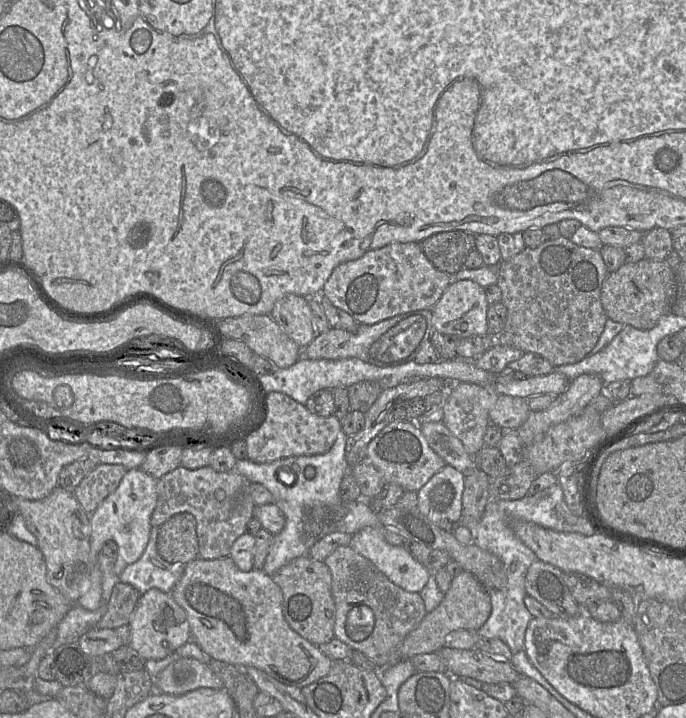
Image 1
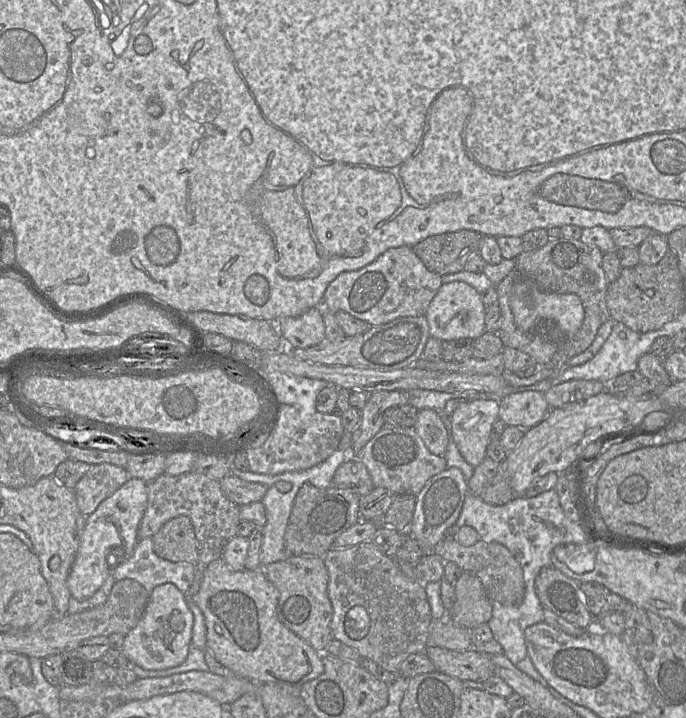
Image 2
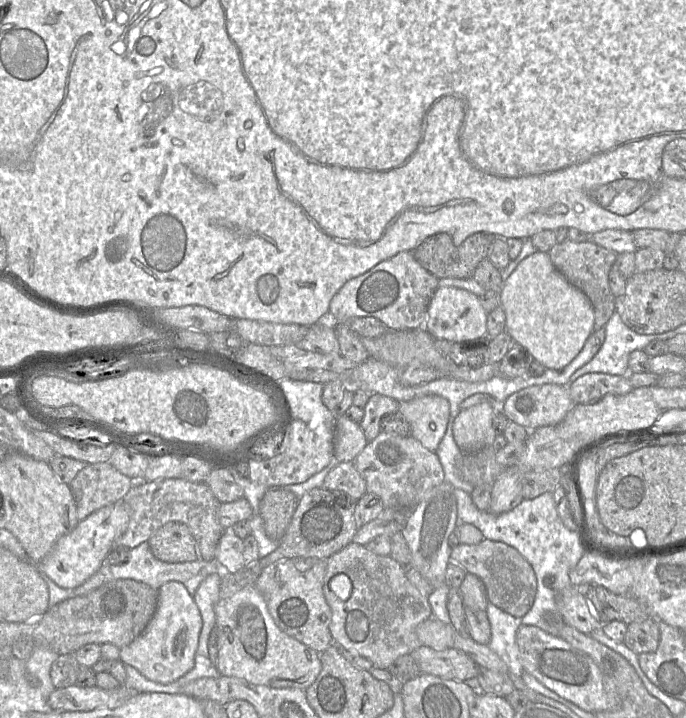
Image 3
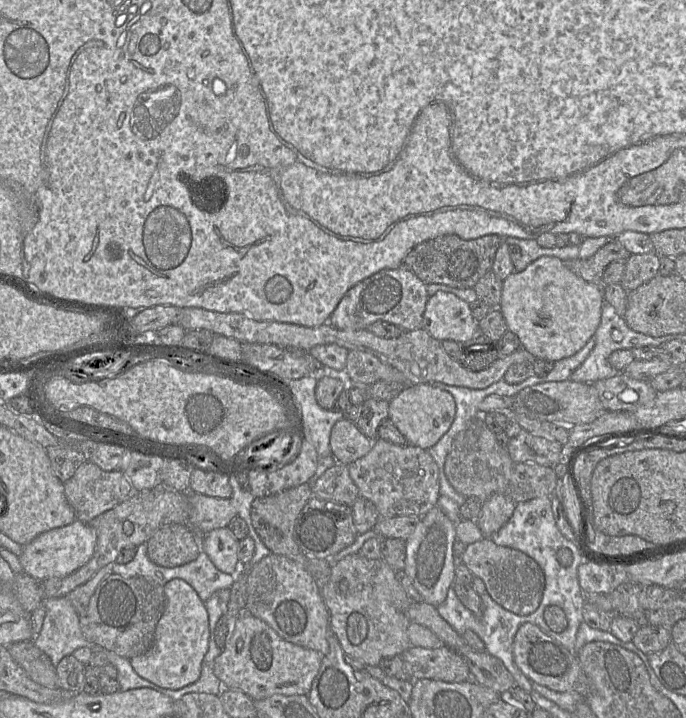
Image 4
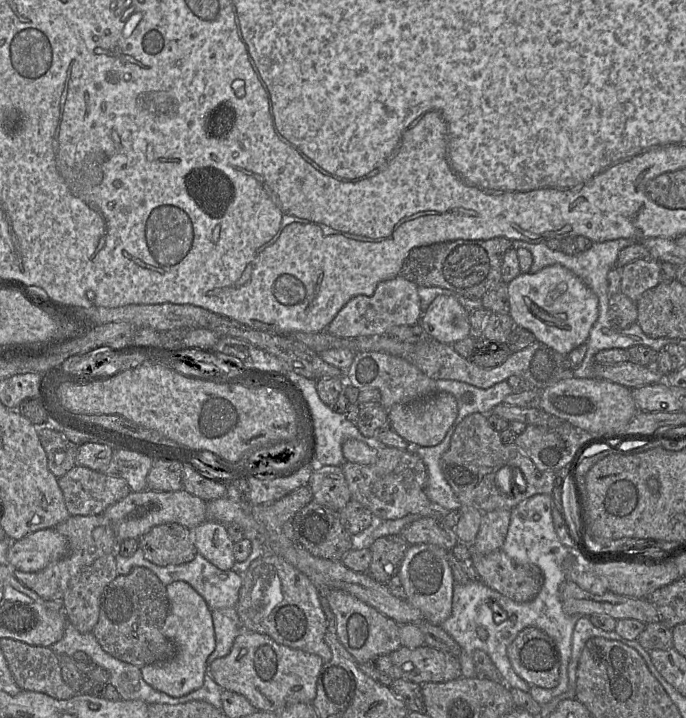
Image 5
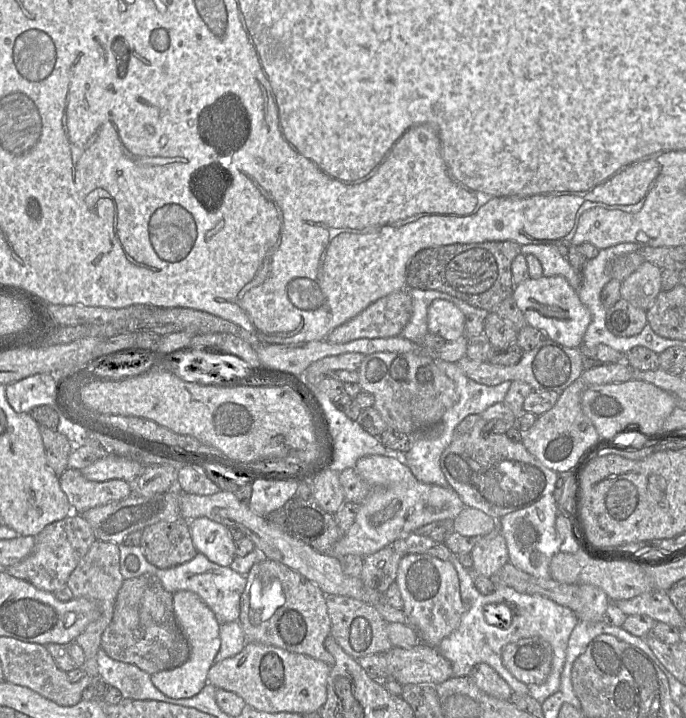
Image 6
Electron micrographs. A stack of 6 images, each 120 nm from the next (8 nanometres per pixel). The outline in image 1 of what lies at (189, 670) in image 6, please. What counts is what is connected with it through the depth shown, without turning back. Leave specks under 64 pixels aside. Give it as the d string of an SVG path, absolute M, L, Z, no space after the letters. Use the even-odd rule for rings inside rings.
M157 588L142 594L128 623L129 646L146 660L161 660L190 641L190 626L186 611L176 603L170 593Z

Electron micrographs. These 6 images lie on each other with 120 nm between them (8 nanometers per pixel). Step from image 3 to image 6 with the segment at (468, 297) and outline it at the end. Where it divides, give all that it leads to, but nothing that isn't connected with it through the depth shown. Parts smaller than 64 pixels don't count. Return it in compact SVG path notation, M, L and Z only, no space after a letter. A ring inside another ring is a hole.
M435 299L427 314L428 332L441 336L446 342L455 341L464 335L465 315L452 302Z

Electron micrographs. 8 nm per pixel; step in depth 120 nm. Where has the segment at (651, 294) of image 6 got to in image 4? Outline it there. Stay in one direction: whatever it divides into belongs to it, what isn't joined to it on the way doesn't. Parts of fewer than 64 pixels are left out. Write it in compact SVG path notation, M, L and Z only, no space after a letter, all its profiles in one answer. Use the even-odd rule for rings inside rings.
M653 253L631 254L625 262L621 280L627 291L632 291L659 274L660 256Z

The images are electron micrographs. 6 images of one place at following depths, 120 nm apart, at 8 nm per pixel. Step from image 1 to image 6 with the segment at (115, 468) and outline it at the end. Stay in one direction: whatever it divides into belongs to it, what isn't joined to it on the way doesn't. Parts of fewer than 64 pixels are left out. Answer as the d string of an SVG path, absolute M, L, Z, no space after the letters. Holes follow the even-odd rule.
M70 468L59 476L59 483L72 507L72 513L77 514L113 501L124 500L132 493L132 485L124 480L89 481L80 470Z

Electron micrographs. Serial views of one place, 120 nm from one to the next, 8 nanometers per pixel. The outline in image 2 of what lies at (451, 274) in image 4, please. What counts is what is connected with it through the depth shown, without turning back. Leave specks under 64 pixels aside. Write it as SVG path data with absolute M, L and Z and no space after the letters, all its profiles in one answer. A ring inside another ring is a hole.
M459 230L429 236L412 247L425 267L441 276L464 271L469 256L480 251L483 235Z

